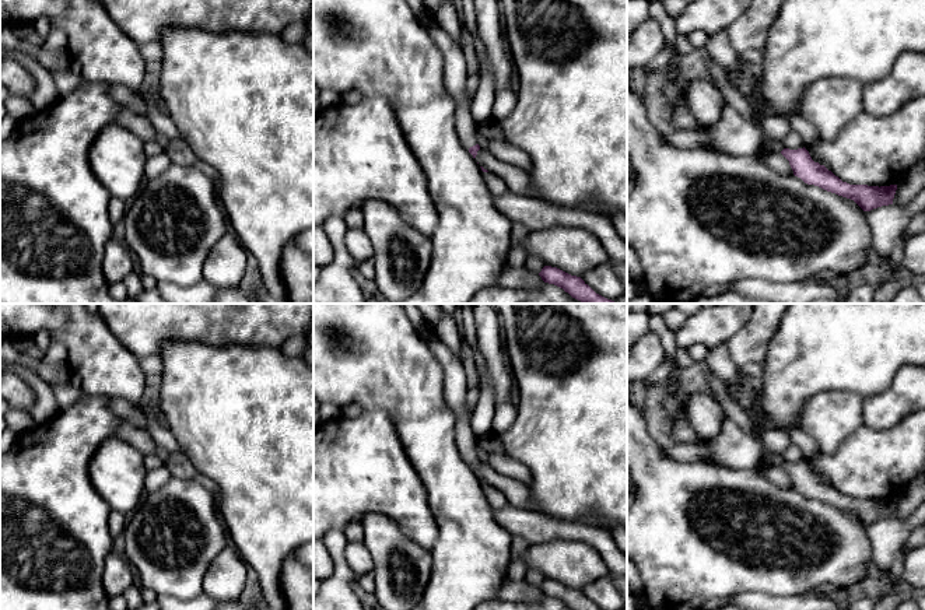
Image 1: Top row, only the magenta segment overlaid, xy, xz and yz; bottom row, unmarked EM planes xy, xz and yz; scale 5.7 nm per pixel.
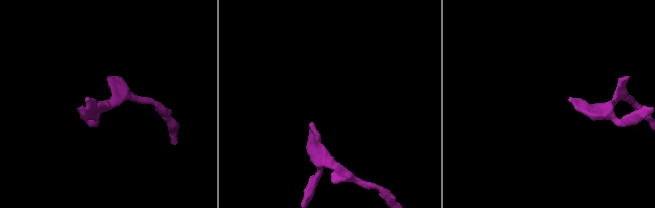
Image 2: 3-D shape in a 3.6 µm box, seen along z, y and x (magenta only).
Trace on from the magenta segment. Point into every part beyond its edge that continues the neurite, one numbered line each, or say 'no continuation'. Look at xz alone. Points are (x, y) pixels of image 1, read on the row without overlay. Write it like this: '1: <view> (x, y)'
1: xz (455, 388)

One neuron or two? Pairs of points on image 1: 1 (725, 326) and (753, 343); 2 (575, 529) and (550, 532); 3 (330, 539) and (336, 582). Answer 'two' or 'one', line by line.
1: two
2: one
3: one

